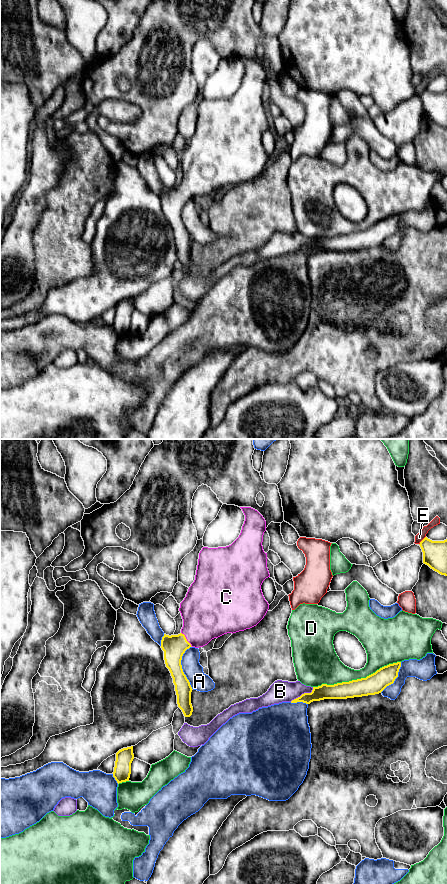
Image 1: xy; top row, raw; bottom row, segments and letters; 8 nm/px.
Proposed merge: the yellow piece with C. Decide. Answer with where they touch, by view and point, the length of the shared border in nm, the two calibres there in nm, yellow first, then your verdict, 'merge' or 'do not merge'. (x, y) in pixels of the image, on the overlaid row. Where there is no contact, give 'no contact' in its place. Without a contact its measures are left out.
xy (186, 639) | 150 nm | 190/380 nm | merge

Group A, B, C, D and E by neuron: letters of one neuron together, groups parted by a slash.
A / B / C / D / E

